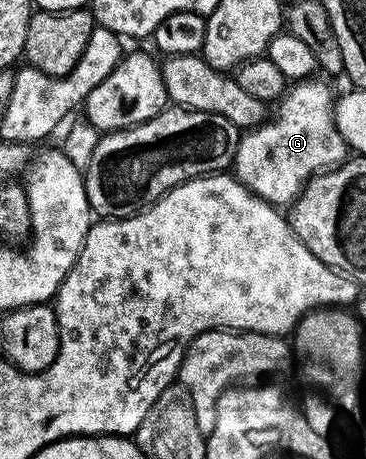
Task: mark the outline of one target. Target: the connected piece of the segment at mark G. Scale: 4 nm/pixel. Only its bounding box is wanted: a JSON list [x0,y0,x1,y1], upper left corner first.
[233,77,349,209]

